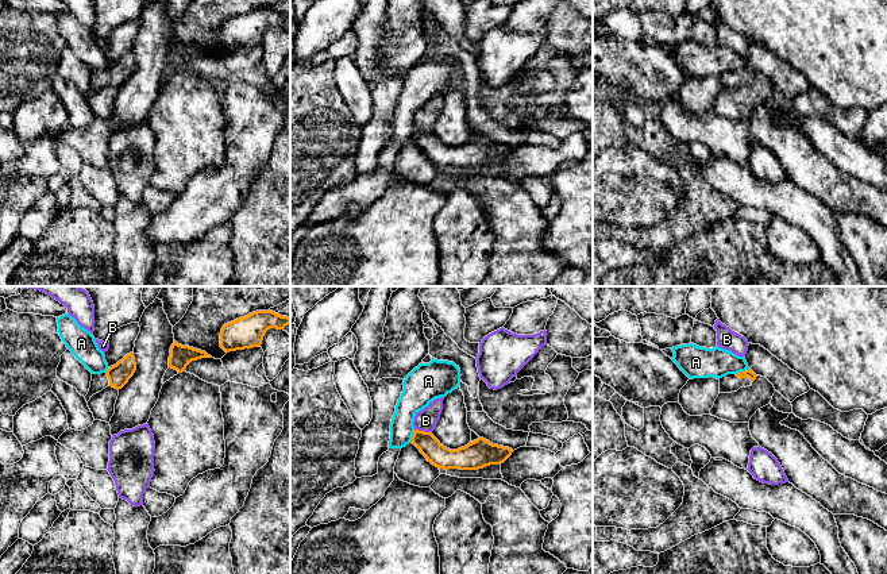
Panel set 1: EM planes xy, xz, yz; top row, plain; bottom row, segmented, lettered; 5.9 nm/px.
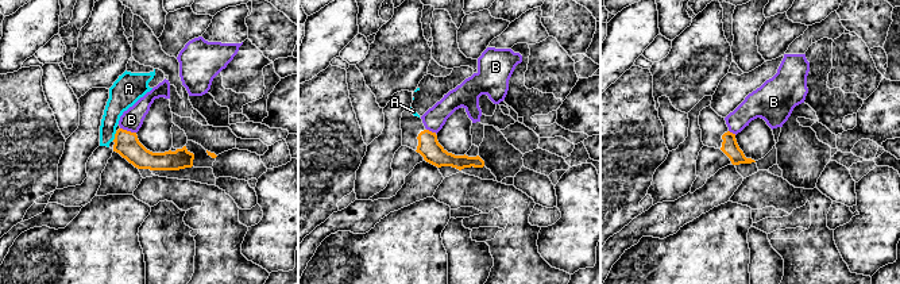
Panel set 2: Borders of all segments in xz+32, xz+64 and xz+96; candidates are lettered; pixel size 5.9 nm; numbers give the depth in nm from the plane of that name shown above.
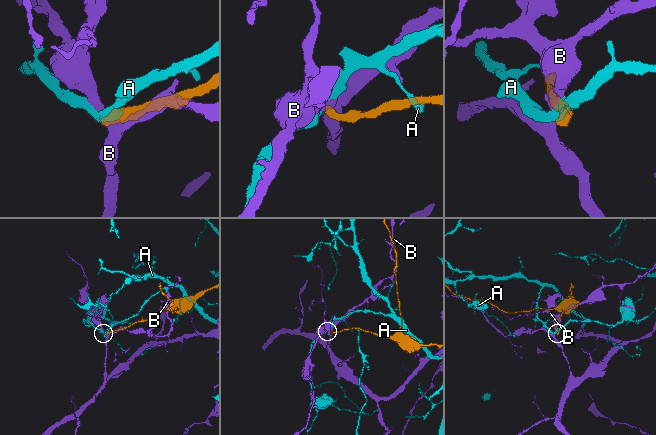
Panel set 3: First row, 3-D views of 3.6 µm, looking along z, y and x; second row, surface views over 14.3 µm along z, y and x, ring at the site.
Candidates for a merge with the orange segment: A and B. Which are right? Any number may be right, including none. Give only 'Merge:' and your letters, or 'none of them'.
Merge: none of them

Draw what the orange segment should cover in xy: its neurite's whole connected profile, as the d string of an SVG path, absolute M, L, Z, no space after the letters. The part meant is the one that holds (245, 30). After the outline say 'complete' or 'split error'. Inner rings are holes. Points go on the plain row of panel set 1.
M257 8L223 23L220 45L225 49L259 45L267 27L284 27L290 15L273 8Z; complete

